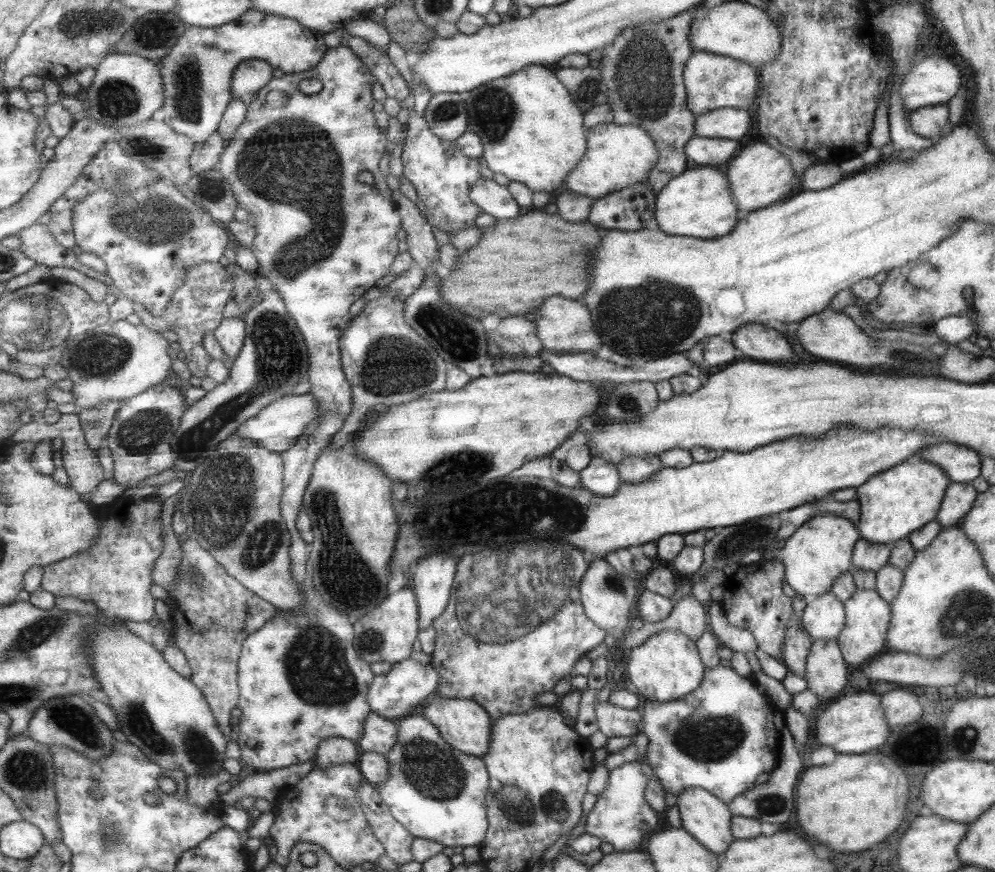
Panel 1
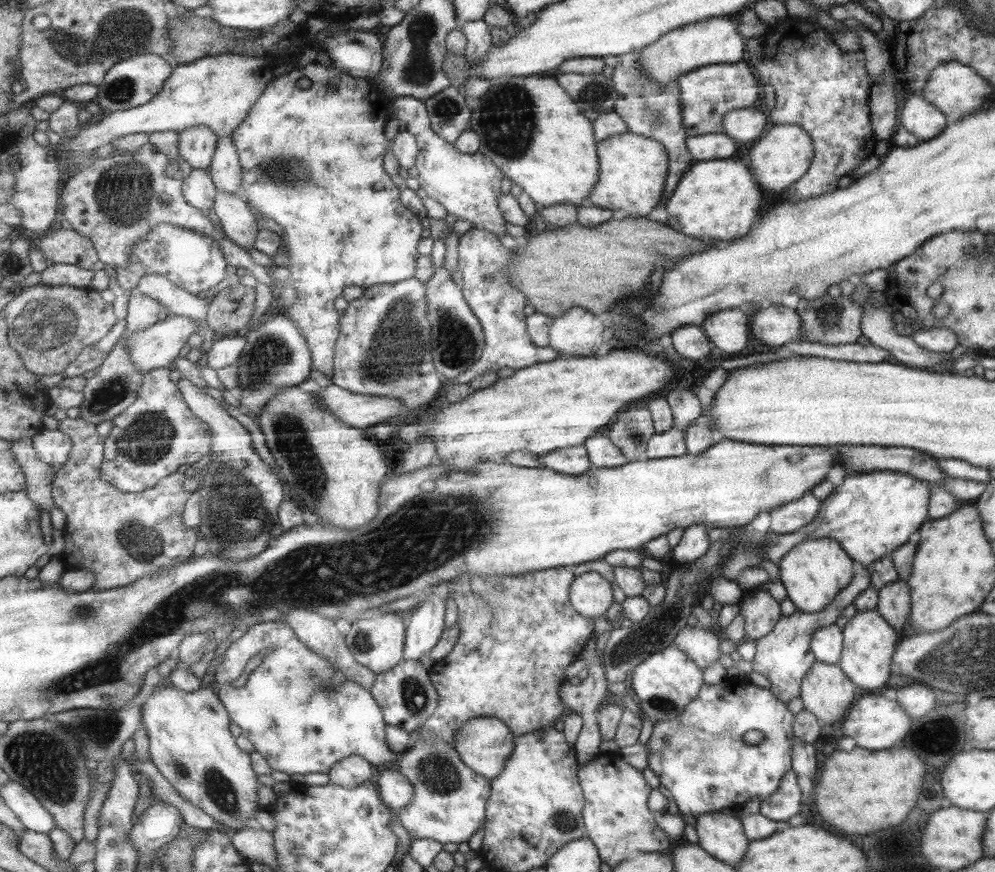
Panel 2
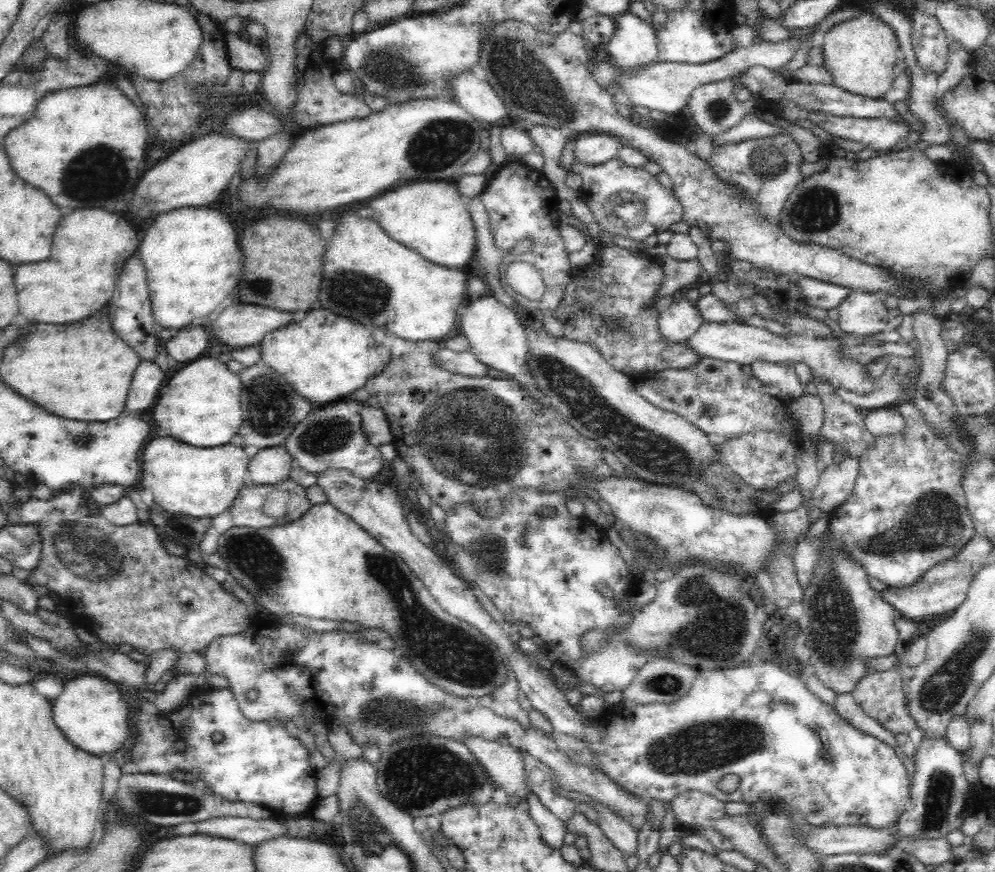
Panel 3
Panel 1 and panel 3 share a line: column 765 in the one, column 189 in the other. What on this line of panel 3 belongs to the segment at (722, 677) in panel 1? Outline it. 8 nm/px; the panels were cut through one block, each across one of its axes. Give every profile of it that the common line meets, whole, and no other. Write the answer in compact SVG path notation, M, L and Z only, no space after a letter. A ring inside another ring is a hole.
M204 688L203 690L196 691L192 694L188 700L184 700L180 706L176 706L174 710L166 712L163 716L156 716L152 709L145 708L145 710L138 713L138 721L136 724L136 732L138 732L138 740L133 748L132 761L136 761L140 767L140 773L143 774L156 774L156 775L169 775L170 772L184 771L189 772L194 778L200 778L214 791L216 794L226 798L226 800L236 800L242 802L256 803L270 807L277 814L290 814L290 816L306 815L316 808L319 798L317 796L317 788L315 787L315 772L312 772L312 766L310 765L310 753L304 747L304 745L298 740L298 737L291 736L286 729L286 726L277 720L270 720L270 722L254 722L248 720L240 710L237 700L234 695L224 688L222 691L210 690ZM214 732L220 732L222 734L222 740L214 742L212 740L212 734Z

